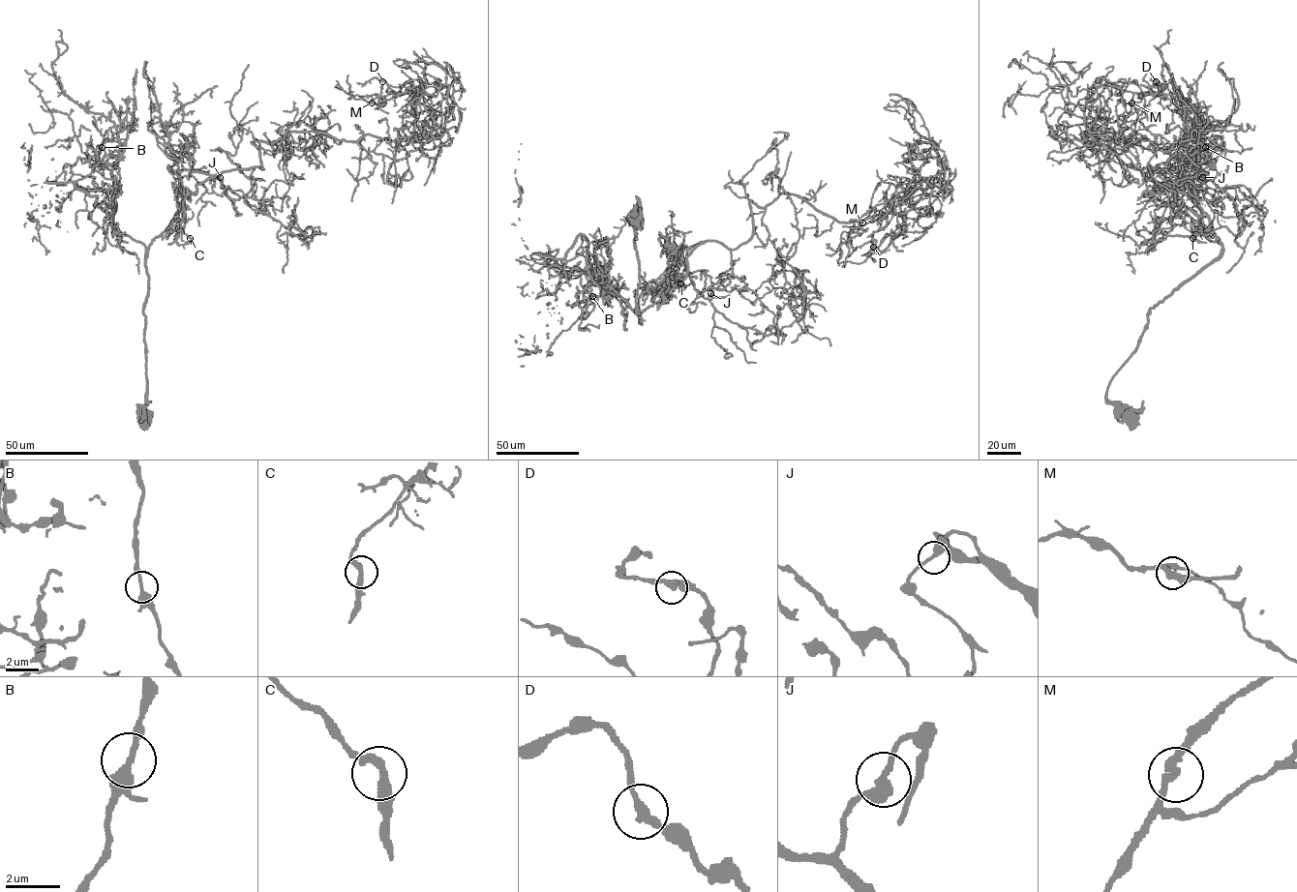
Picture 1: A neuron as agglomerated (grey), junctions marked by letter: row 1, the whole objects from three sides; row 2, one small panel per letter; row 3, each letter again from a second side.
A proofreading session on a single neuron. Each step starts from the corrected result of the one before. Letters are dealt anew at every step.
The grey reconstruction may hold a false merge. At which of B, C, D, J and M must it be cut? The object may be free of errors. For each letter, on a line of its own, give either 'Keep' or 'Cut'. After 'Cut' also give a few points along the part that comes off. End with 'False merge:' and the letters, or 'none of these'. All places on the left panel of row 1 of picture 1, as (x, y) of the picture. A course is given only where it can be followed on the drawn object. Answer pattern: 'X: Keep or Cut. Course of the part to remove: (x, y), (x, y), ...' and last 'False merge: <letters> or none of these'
B: Keep
C: Keep
D: Keep
J: Keep
M: Keep
False merge: none of these

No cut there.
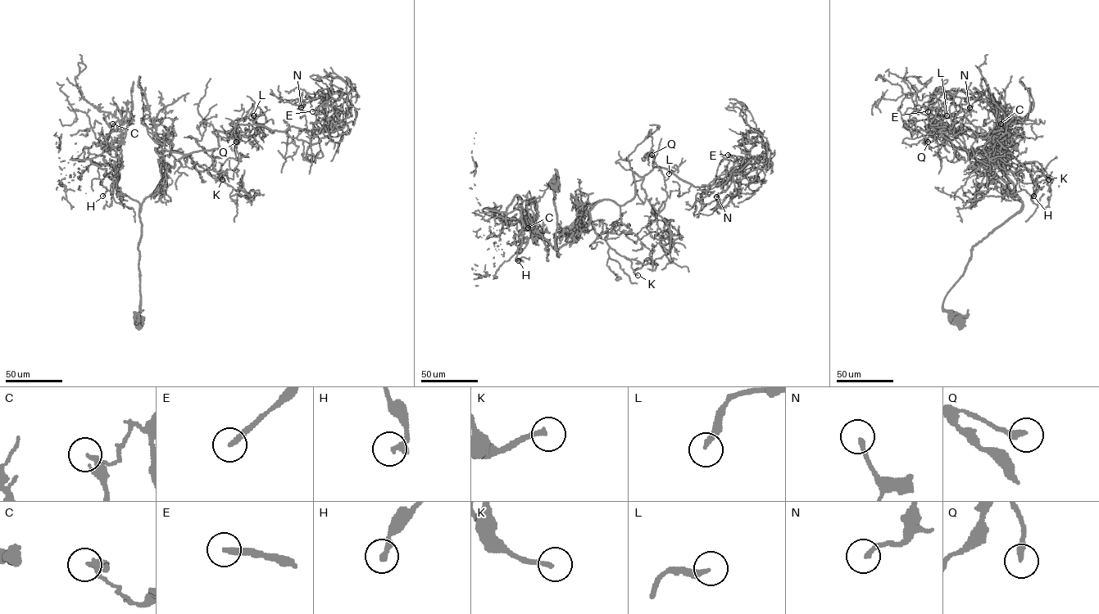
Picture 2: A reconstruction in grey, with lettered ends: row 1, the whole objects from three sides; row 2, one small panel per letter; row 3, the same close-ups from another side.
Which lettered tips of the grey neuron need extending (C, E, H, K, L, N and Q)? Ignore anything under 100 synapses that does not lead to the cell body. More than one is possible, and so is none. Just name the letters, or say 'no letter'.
E, K

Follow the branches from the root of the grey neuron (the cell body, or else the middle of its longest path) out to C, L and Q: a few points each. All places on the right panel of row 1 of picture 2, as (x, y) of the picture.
C: (959, 319), (942, 302), (973, 247), (1023, 206), (1007, 192), (1008, 178), (999, 169), (1008, 136), (1001, 124)
L: (959, 319), (943, 309), (946, 295), (973, 247), (1022, 200), (1003, 170), (951, 142), (940, 125), (946, 115)
Q: (959, 319), (943, 309), (946, 295), (973, 247), (1022, 200), (1003, 170), (942, 131), (902, 142), (928, 142)

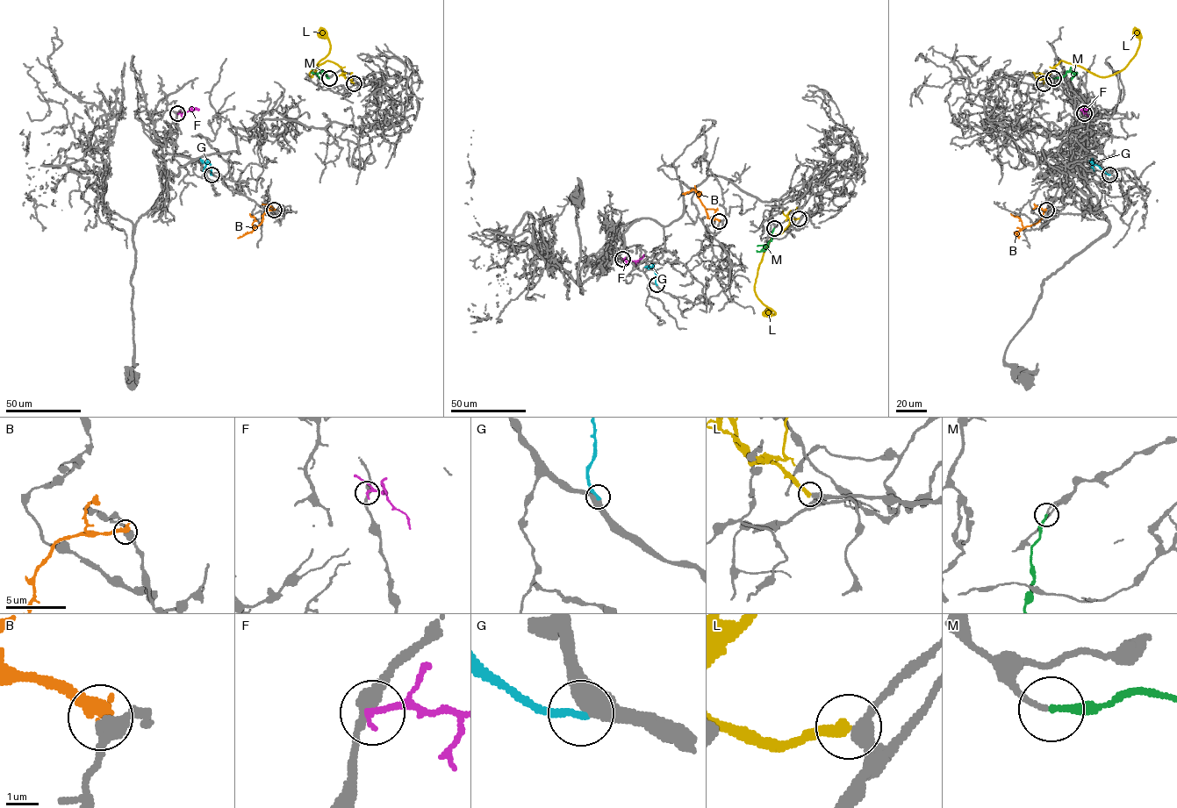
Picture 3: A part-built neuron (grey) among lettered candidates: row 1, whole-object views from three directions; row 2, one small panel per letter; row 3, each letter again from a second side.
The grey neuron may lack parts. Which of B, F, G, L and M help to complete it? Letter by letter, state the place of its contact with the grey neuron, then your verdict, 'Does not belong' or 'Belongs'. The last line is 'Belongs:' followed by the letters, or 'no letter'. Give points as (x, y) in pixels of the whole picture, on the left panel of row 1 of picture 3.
B: Touches grey at (274, 210). Does not belong
F: Touches grey at (177, 113). Does not belong
G: Touches grey at (211, 175). Does not belong
L: Touches grey at (354, 83). Does not belong
M: Touches grey at (329, 78). Belongs
Belongs: M

